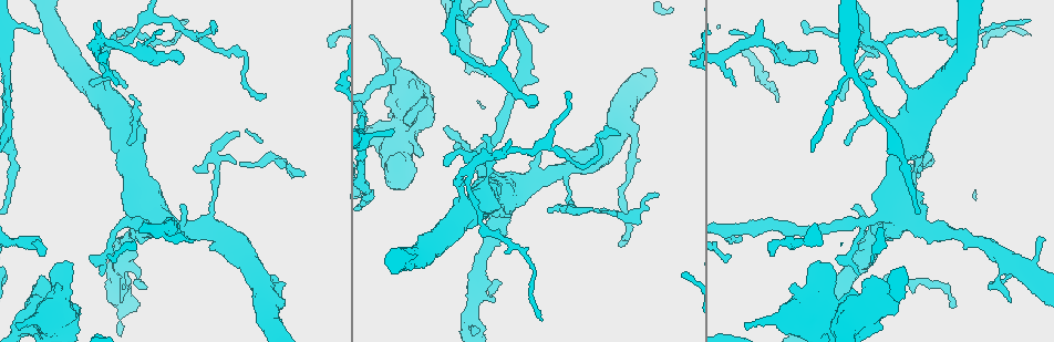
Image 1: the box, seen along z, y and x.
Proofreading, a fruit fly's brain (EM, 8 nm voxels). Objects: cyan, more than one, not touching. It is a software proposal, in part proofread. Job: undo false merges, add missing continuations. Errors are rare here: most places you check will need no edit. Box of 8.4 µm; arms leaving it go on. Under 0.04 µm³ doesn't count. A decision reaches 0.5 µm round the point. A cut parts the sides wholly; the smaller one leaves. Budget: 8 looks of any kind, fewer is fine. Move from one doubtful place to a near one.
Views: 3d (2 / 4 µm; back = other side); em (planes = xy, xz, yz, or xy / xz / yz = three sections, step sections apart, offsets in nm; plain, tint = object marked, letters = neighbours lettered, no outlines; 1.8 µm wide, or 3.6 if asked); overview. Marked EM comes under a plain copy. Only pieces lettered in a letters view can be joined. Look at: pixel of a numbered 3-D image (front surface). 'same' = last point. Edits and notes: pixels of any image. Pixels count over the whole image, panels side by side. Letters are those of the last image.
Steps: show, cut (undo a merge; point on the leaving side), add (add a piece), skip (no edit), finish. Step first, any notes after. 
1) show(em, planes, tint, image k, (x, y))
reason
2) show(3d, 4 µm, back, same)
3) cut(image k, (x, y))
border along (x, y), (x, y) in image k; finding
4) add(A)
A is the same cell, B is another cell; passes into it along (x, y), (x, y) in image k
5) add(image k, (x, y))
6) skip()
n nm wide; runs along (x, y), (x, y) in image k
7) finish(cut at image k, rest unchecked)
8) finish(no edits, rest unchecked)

show(em, planes, letters, image 1, (304, 175))
tapers out

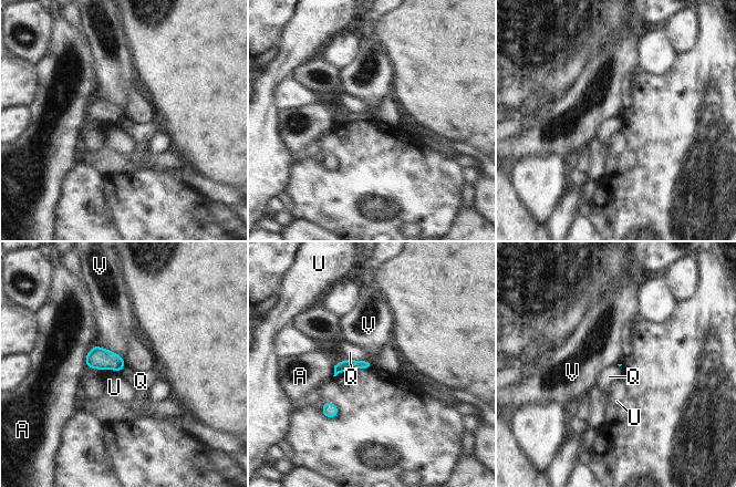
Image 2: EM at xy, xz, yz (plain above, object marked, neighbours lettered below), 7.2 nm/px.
skip()
A, Q, U and V are other cells; none of them fits

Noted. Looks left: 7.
show(em, xz, step 4, letters, image 1, (98, 22))
branch stops here

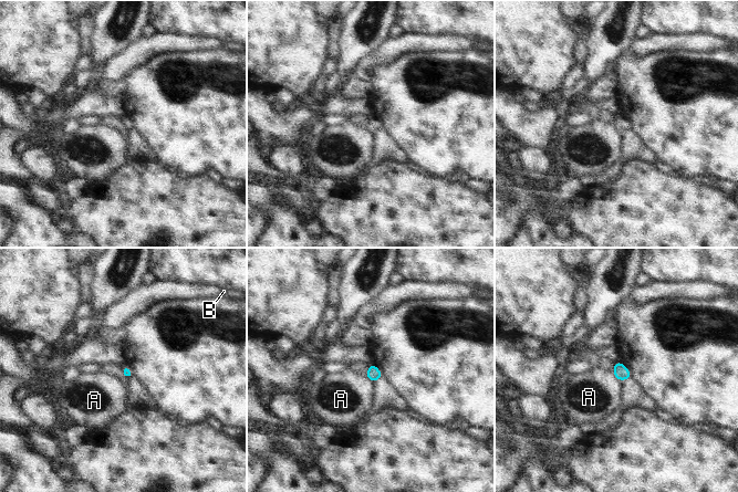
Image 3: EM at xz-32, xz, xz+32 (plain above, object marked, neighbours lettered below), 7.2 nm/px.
skip()
A and B are other cells; border along (612, 372), (621, 380) in image 3; no lettered piece goes on from it

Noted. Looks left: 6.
show(em, planes, letters, image 1, (533, 105))
branch stops here

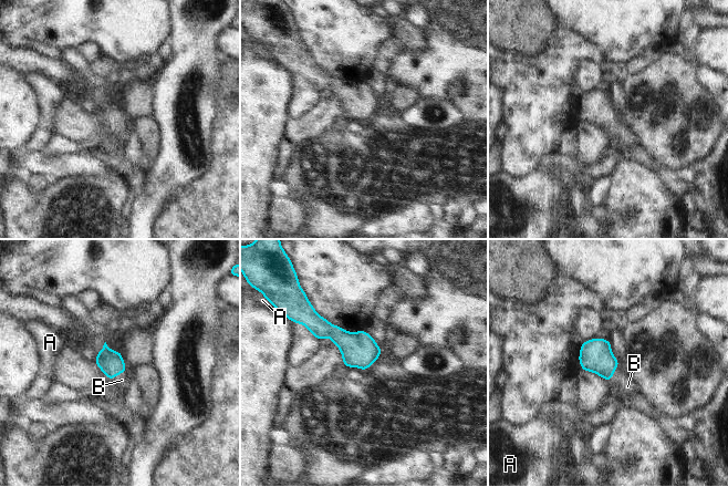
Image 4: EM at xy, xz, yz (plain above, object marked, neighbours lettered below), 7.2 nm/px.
add(B)
B is the same cell, A is another cell; it goes on there

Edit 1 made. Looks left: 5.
finish(add at image 4, rest unchecked)

